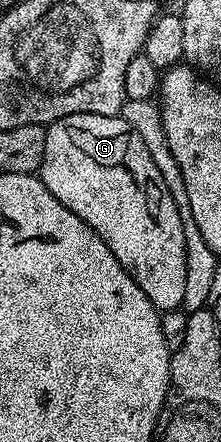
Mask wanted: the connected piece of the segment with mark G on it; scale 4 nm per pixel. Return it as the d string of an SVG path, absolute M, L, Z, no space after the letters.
M71 114L45 128L41 181L119 258L123 270L131 274L135 286L151 298L161 312L181 308L187 279L187 250L183 238L183 222L163 182L163 174L155 167L151 150L143 146L143 138L121 115Z

